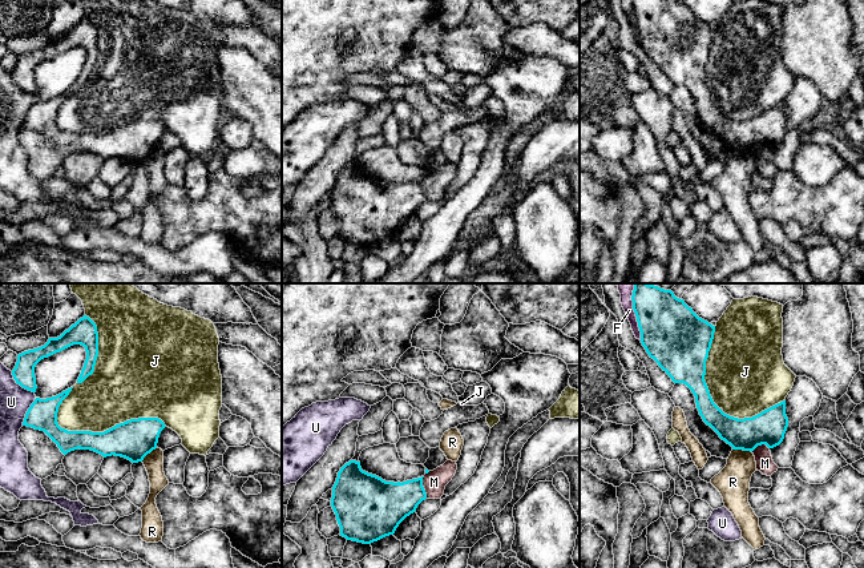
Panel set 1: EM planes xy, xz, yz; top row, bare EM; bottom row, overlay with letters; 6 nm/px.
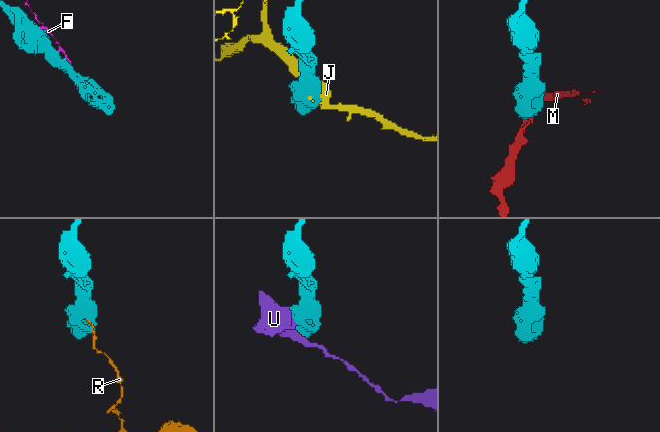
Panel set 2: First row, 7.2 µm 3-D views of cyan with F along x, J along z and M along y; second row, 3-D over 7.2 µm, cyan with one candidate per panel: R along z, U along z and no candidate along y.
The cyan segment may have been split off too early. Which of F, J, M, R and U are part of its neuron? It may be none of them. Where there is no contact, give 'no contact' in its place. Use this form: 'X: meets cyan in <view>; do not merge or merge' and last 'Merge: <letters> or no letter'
F: meets cyan in yz; do not merge
J: meets cyan in xy; do not merge
M: meets cyan in xz; do not merge
R: meets cyan in yz; do not merge
U: meets cyan in xy; do not merge
Merge: no letter

